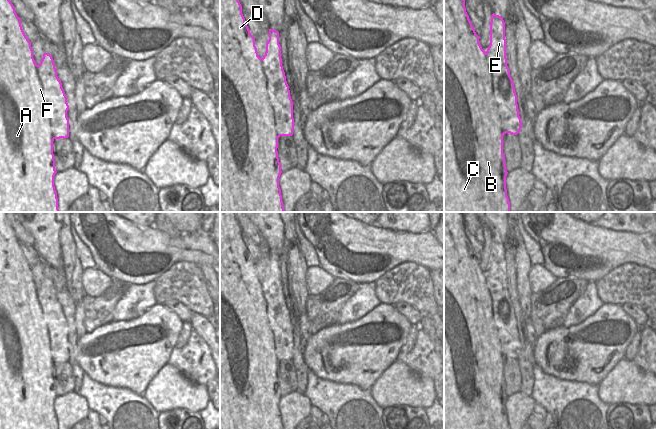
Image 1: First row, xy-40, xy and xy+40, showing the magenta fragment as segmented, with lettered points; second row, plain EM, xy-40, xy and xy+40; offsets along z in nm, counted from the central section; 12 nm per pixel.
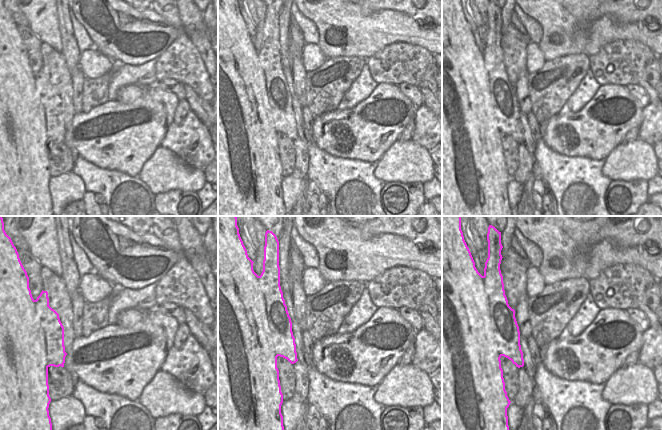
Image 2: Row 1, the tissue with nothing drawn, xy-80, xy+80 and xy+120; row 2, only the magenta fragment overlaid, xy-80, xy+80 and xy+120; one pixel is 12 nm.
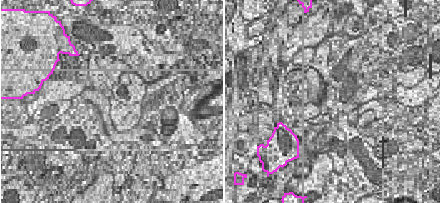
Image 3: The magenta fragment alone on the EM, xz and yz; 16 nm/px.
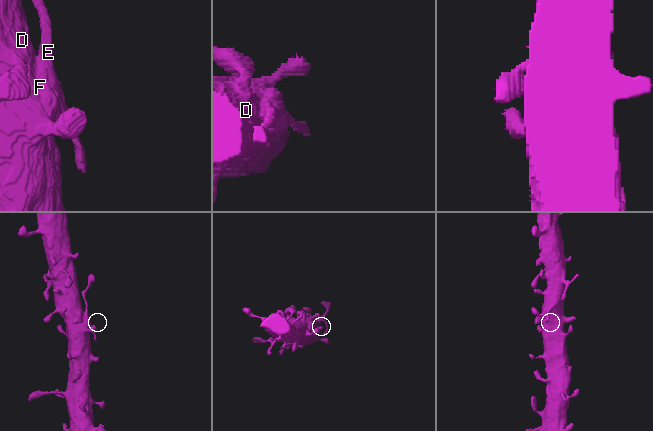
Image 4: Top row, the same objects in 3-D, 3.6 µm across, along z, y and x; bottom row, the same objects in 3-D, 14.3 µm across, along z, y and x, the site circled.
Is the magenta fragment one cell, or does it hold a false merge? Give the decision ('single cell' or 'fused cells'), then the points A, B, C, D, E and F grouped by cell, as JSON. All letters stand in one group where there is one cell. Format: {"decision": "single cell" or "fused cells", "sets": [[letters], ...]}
{"decision": "fused cells", "sets": [["A", "B", "C", "D", "F"], ["E"]]}

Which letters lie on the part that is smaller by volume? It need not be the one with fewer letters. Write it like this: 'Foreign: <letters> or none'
Foreign: E

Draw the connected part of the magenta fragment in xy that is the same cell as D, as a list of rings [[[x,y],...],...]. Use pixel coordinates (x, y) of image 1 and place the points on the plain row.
[[[220,212],[220,429],[283,429],[279,401],[282,397],[278,382],[278,362],[283,360],[282,353],[286,345],[291,345],[289,329],[273,329],[267,314],[267,301],[263,294],[262,283],[258,280],[255,262],[242,238],[242,230],[235,218],[234,212]]]

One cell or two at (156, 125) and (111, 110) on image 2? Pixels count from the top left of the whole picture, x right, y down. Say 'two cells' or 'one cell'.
one cell

